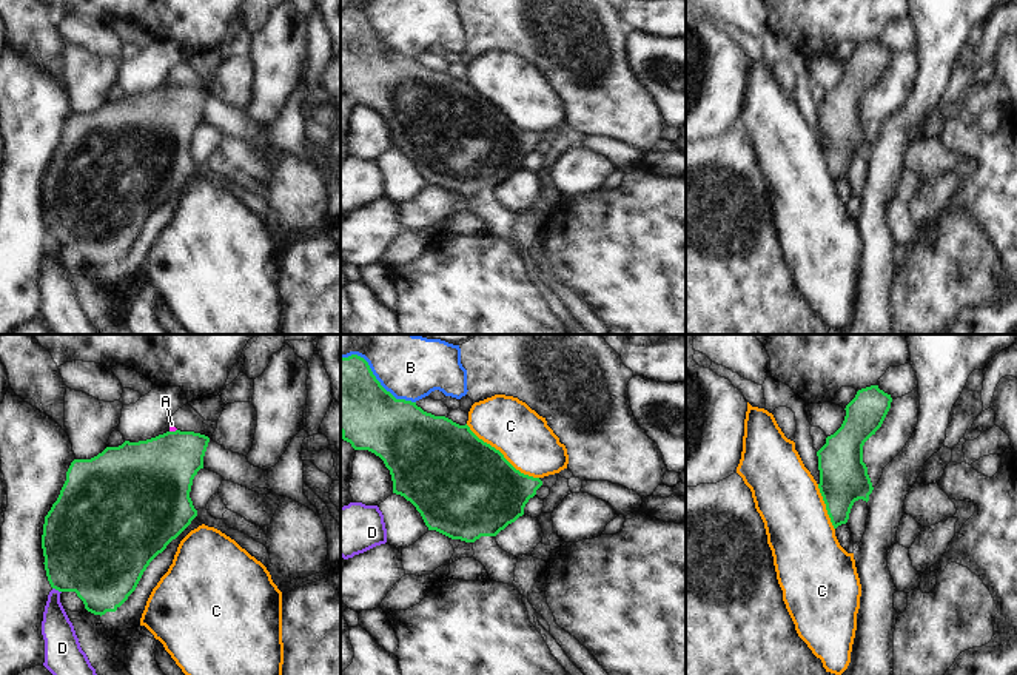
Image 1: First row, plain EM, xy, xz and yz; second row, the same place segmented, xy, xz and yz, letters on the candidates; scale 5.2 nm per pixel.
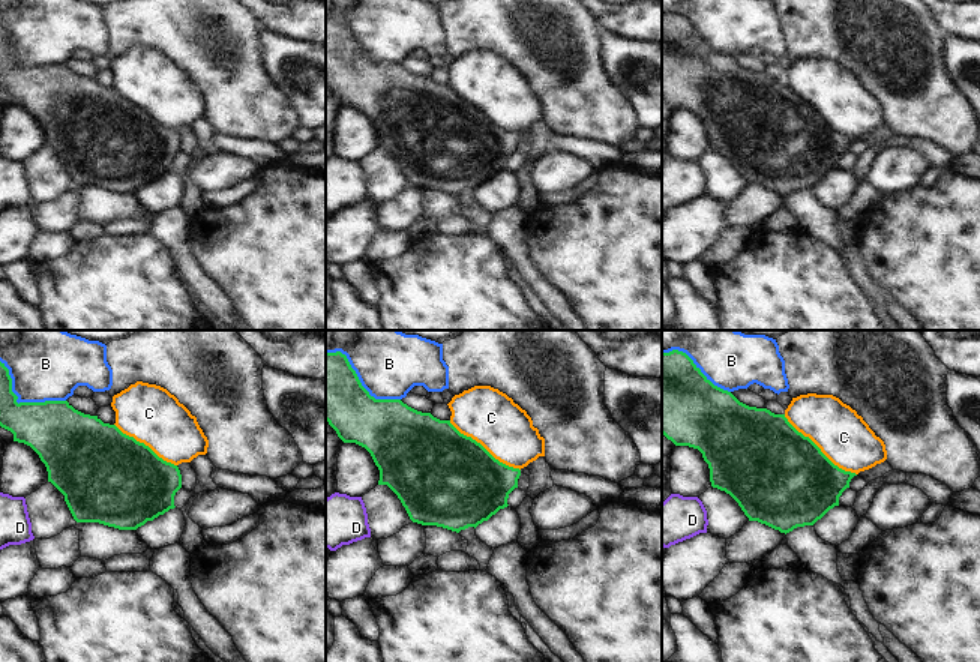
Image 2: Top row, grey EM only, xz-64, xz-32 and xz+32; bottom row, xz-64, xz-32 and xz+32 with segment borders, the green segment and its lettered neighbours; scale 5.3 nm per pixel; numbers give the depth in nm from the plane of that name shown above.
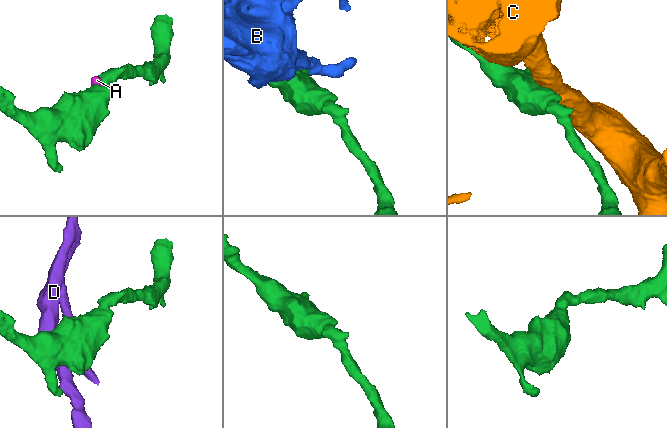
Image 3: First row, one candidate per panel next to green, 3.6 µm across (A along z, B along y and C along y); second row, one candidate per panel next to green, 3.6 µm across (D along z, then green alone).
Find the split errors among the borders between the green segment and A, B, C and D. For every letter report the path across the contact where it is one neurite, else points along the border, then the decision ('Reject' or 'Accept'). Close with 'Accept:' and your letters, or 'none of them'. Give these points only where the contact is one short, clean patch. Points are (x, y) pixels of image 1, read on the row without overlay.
A: Boundary: xy (176, 83), (170, 87). Reject
B: Reject
C: Reject
D: Boundary: xy (53, 242), (60, 247). Reject
Accept: none of them

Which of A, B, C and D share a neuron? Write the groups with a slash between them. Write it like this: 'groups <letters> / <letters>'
groups A / B / C / D

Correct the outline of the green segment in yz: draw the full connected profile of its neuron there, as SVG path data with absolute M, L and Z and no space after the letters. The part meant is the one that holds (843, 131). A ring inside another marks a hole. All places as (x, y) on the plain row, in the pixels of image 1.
M871 40L846 60L841 82L817 106L820 148L834 183L846 179L855 156L869 156L874 142L863 117L863 100L881 82L892 52Z

